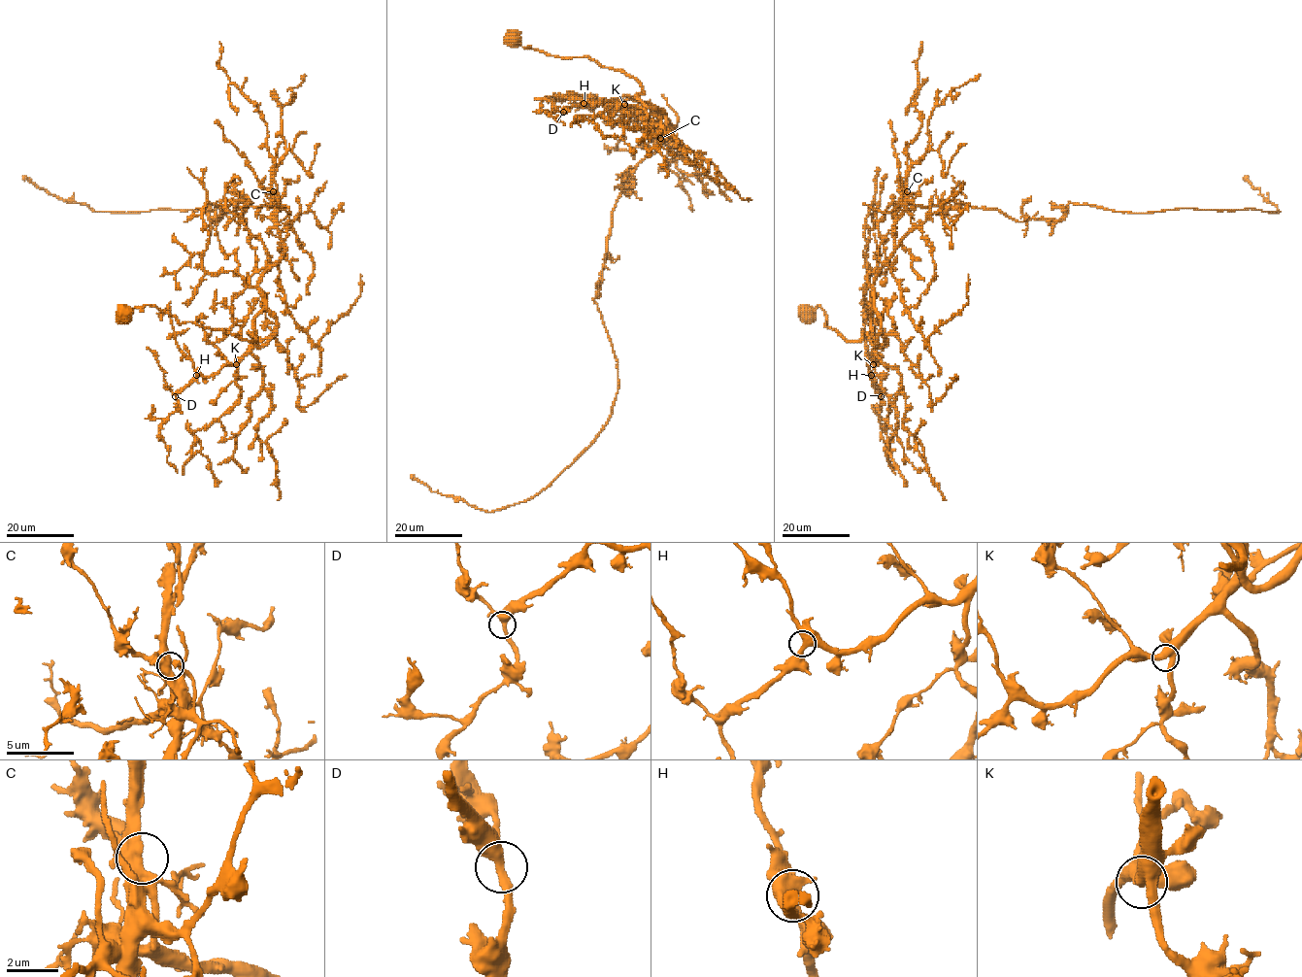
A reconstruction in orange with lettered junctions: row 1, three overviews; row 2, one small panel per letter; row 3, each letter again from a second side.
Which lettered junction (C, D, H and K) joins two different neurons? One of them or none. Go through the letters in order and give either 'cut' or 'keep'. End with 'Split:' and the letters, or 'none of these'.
C: cut
D: keep
H: keep
K: keep
Split: C

